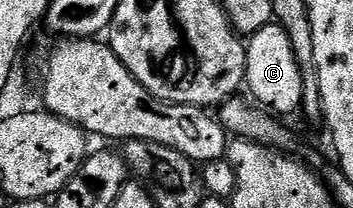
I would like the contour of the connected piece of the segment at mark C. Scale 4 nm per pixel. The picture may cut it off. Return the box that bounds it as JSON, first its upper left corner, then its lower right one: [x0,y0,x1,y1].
[245,23,304,115]

